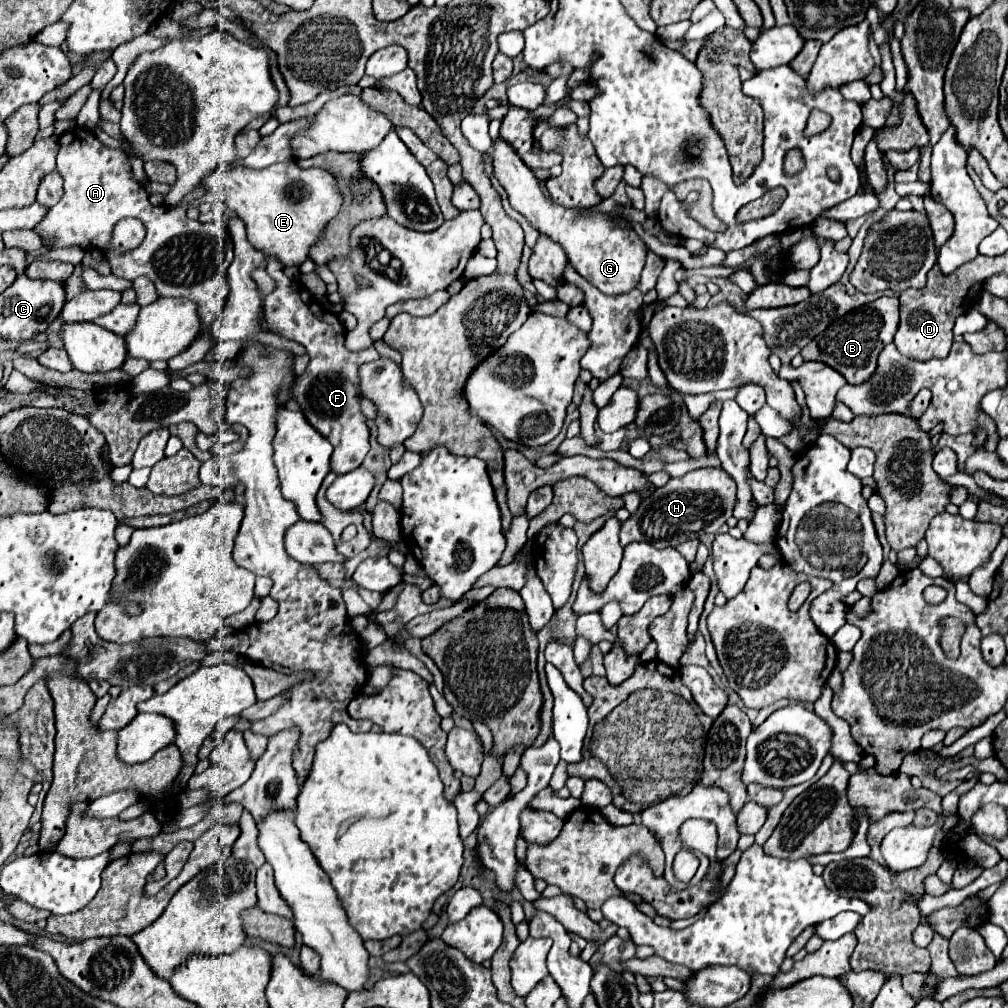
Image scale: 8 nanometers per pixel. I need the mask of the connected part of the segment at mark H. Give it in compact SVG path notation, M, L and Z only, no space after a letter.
M720 468L692 470L682 478L670 478L666 486L658 488L650 500L638 506L634 518L628 518L620 528L622 548L630 542L646 542L654 548L676 548L700 534L716 534L722 524L732 516L736 498L734 480Z

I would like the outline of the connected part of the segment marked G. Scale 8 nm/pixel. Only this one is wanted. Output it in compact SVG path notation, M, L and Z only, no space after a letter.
M496 138L492 142L492 158L494 158L494 176L506 190L510 206L516 212L520 212L530 222L530 226L534 226L540 234L558 242L566 252L570 266L582 278L586 278L600 292L610 296L626 294L632 288L636 288L640 272L646 262L648 246L634 230L620 228L618 224L614 224L612 214L594 214L580 208L564 208L562 204L548 200L542 192L540 182L534 178L532 170L520 160L516 150L506 140Z

